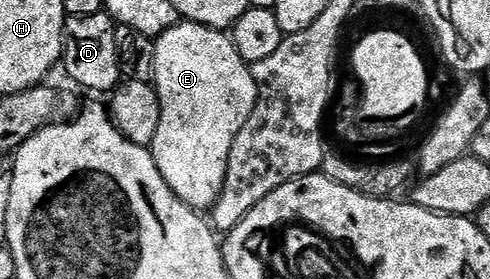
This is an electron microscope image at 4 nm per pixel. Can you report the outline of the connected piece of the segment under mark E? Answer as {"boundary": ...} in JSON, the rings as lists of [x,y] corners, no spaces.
{"boundary":[[[180,21],[154,42],[154,86],[160,98],[160,120],[150,148],[152,156],[166,185],[170,185],[172,192],[184,204],[210,209],[216,204],[224,184],[234,137],[238,137],[242,125],[246,125],[250,113],[254,113],[256,82],[252,68],[244,62],[231,38],[213,27]]]}

